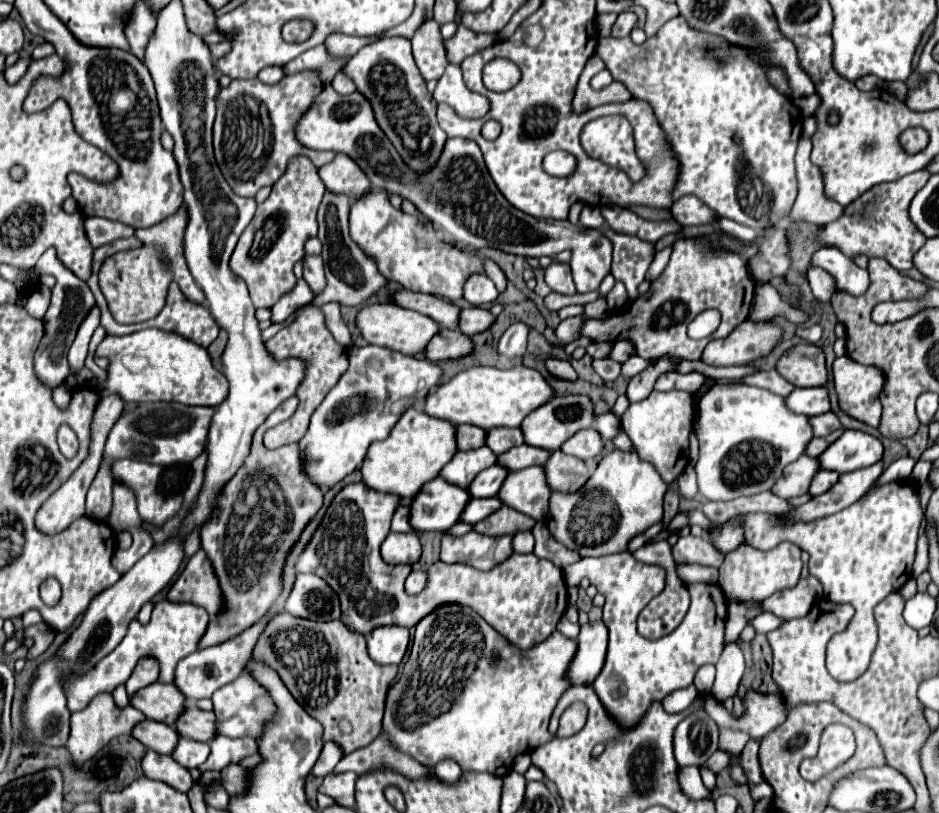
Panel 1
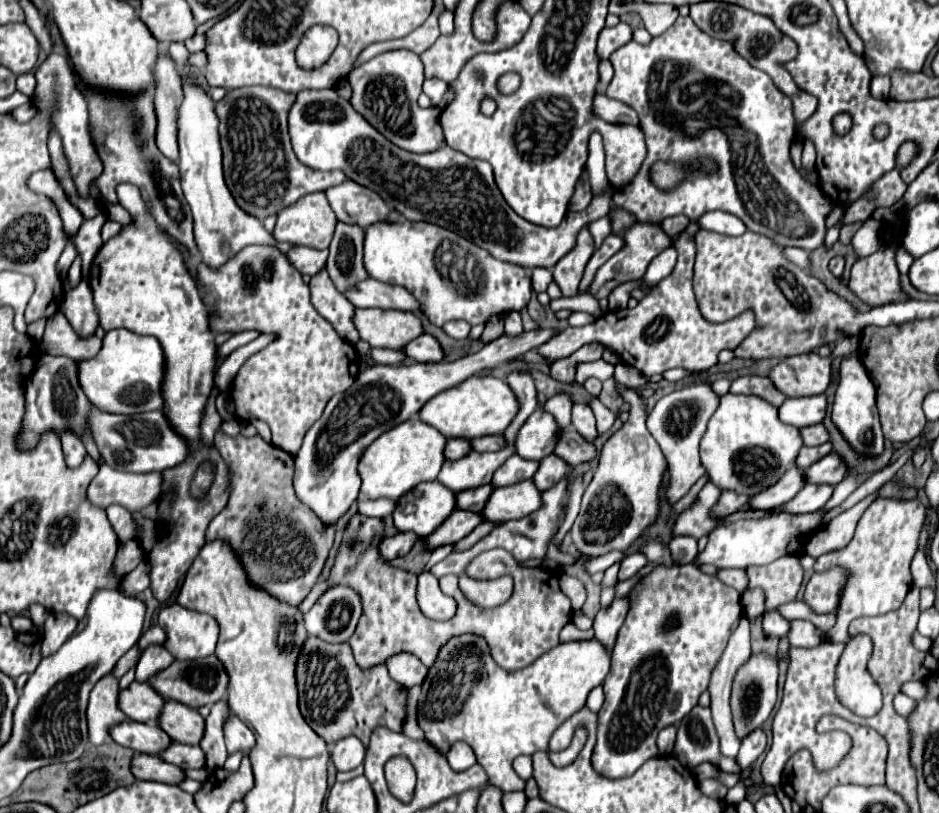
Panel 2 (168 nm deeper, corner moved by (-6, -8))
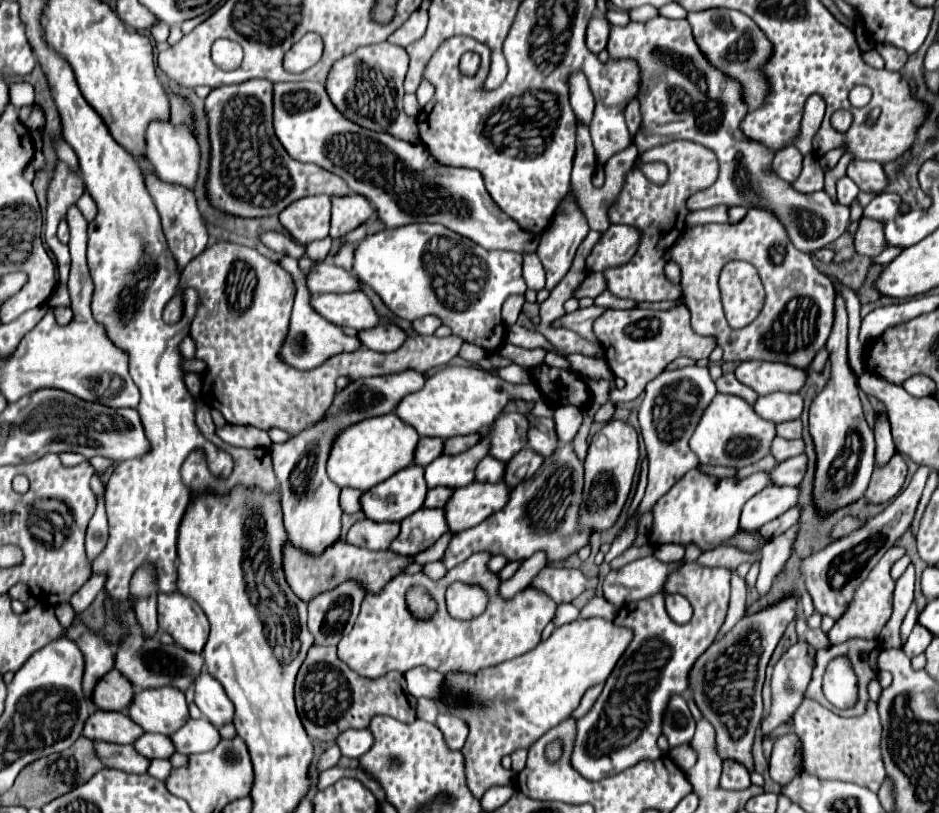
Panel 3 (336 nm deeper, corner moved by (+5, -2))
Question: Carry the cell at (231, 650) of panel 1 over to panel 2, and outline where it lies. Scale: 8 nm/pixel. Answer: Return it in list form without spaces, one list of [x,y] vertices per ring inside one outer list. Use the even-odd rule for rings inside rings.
[[[207,656],[207,658],[199,658],[199,660],[183,660],[183,662],[175,660],[167,670],[163,670],[155,678],[151,678],[151,686],[163,698],[181,702],[195,710],[201,706],[207,706],[207,704],[215,704],[221,698],[225,698],[227,684],[229,684],[227,670],[223,668],[223,664],[217,656]]]

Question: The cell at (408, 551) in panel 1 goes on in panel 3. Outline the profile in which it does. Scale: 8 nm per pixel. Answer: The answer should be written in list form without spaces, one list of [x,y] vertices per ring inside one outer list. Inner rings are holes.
[[[368,518],[358,520],[346,534],[346,542],[368,550],[386,550],[390,542],[398,536],[398,522],[372,522]]]

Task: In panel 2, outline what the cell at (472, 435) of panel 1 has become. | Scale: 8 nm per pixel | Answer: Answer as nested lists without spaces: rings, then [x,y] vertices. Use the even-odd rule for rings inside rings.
[[[451,438],[447,440],[447,446],[445,446],[445,458],[447,460],[459,460],[463,456],[467,456],[471,452],[471,440],[467,438]]]

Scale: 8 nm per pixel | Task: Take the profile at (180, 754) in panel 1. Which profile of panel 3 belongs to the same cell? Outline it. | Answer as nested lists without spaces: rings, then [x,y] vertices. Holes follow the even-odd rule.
[[[142,734],[140,740],[134,742],[134,748],[146,758],[170,758],[174,754],[174,746],[168,736],[162,734]]]

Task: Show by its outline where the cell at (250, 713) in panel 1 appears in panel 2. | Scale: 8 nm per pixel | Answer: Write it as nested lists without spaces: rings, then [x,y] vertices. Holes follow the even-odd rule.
[[[219,700],[213,704],[211,714],[205,720],[205,736],[201,740],[201,748],[207,756],[207,768],[223,768],[223,764],[228,758],[228,752],[223,740],[223,724],[227,722],[227,716],[231,716],[231,708],[227,700]]]

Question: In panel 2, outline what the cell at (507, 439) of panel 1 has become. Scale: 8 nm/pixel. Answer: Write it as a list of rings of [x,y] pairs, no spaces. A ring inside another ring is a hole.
[[[481,436],[471,440],[473,450],[475,452],[495,452],[495,450],[503,450],[505,448],[505,436]]]

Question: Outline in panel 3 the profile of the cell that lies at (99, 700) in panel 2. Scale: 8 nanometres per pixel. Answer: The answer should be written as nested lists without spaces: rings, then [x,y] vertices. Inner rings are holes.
[[[74,620],[68,626],[66,636],[72,642],[76,642],[84,654],[82,688],[84,688],[84,694],[90,696],[94,690],[94,684],[100,680],[100,676],[108,674],[114,668],[114,650],[106,644],[104,638],[94,634],[82,620]]]

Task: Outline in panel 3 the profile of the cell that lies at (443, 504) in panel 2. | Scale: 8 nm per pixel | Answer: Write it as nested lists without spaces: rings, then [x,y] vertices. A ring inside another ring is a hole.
[[[412,464],[380,482],[380,486],[366,490],[360,498],[360,508],[366,518],[374,522],[400,522],[422,508],[426,492],[424,468]],[[390,496],[394,496],[394,500],[390,500]]]

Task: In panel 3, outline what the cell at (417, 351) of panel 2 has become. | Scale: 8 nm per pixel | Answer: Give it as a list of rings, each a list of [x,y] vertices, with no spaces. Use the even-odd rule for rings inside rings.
[[[378,324],[372,330],[360,330],[358,338],[370,350],[394,352],[394,350],[398,350],[402,346],[402,342],[406,340],[406,334],[394,324],[390,324],[390,326]]]

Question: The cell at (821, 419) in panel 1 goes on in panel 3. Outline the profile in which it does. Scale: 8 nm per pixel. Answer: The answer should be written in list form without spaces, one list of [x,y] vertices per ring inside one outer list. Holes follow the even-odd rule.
[[[800,418],[776,424],[776,434],[780,438],[790,438],[790,440],[792,438],[802,438],[802,422],[800,422]]]

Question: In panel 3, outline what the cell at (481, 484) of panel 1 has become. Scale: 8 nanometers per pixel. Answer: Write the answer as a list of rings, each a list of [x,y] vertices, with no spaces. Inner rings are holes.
[[[438,486],[438,488],[432,488],[428,490],[426,494],[426,500],[424,500],[424,508],[444,508],[446,500],[452,496],[452,490],[450,488],[444,488],[444,486]]]

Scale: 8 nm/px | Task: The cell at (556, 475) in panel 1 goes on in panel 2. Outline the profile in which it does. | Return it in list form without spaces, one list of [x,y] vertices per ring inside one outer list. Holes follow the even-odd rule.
[[[551,454],[551,456],[547,456],[547,458],[541,460],[539,470],[533,476],[533,482],[535,482],[535,486],[539,490],[545,492],[545,490],[553,488],[559,480],[569,478],[569,474],[571,474],[571,466],[563,464],[563,460],[559,460],[559,456]]]

